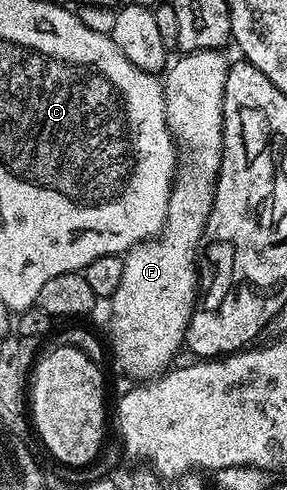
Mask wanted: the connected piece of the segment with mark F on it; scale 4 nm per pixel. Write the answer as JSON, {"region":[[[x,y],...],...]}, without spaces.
{"region":[[[200,50],[199,52],[191,52],[190,54],[182,53],[181,58],[177,58],[168,63],[167,69],[163,74],[163,85],[165,87],[165,119],[169,125],[169,130],[173,133],[174,139],[183,147],[183,165],[178,169],[171,188],[171,196],[167,200],[167,216],[165,217],[165,226],[160,234],[155,238],[150,238],[145,242],[140,242],[138,246],[133,246],[126,254],[123,255],[125,263],[123,264],[123,276],[119,276],[119,284],[115,288],[112,298],[108,299],[107,306],[113,313],[113,319],[109,322],[109,330],[113,333],[113,346],[111,342],[111,354],[117,357],[117,362],[130,374],[131,377],[137,378],[133,380],[150,381],[170,367],[170,362],[177,354],[179,348],[184,345],[187,324],[193,314],[196,297],[199,293],[199,270],[197,267],[197,259],[199,256],[201,237],[205,231],[207,224],[207,216],[213,207],[215,200],[215,188],[217,187],[217,177],[219,176],[219,168],[221,167],[221,153],[223,152],[223,124],[225,117],[223,116],[223,92],[227,84],[227,72],[231,65],[230,59],[224,58],[221,50]]]}

